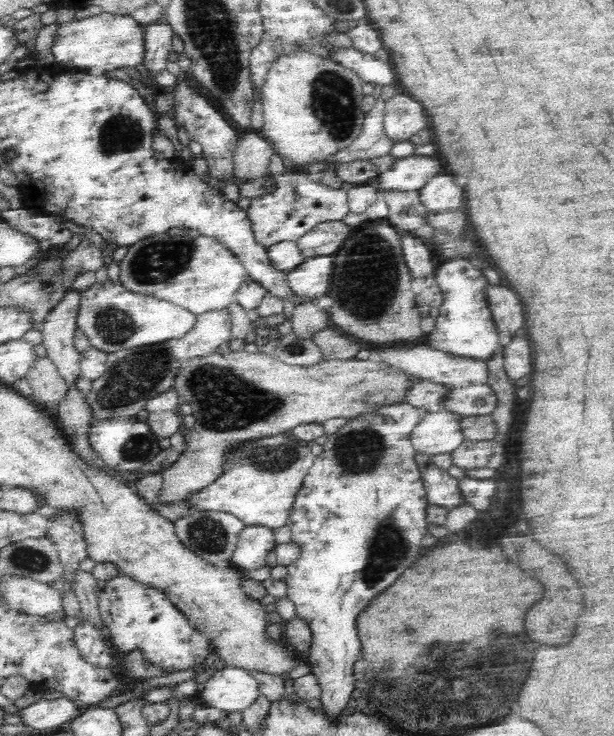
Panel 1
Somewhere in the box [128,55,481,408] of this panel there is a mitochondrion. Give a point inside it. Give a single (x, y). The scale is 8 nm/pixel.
(333, 99)

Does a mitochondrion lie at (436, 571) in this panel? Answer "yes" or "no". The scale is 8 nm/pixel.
no

